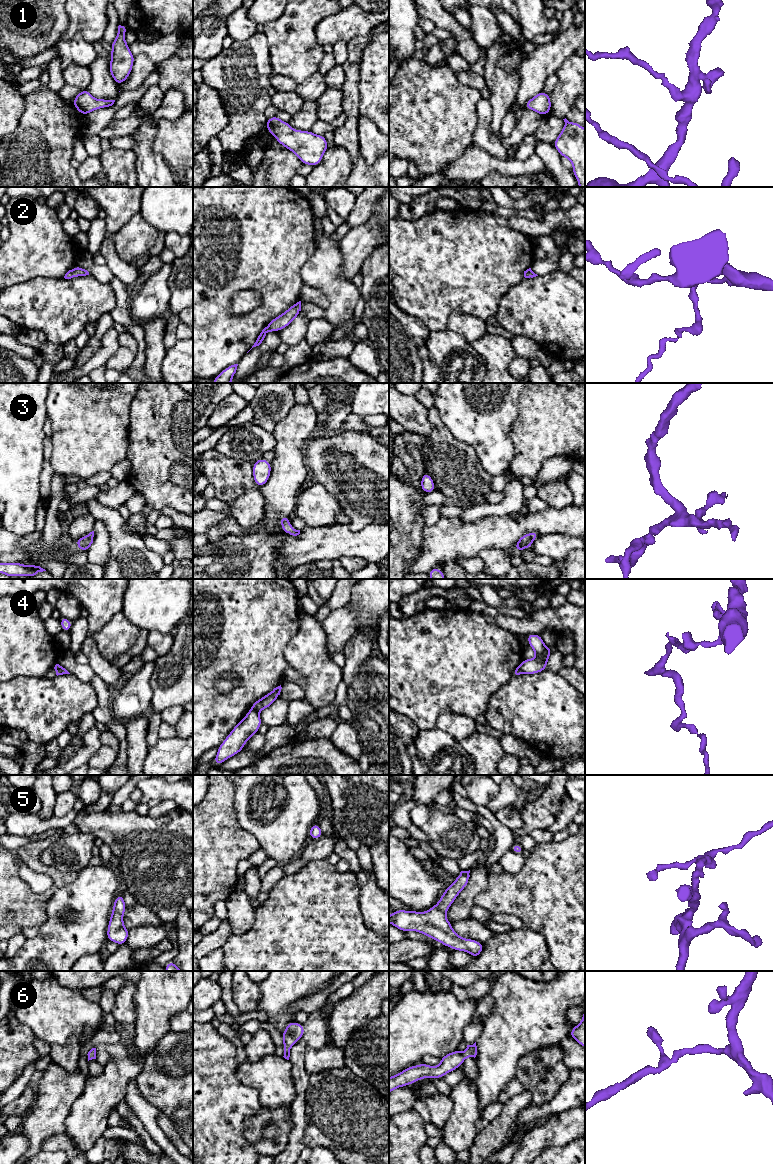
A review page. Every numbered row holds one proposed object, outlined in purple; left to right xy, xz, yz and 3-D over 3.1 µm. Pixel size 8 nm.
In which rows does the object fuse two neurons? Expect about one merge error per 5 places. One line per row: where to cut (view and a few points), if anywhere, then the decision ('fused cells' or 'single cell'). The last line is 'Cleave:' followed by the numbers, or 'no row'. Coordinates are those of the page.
1: cut none; single cell
2: cut none; single cell
3: cut none; single cell
4: cut xz (250, 709), (257, 712); fused cells
5: cut none; single cell
6: cut none; single cell
Cleave: 4

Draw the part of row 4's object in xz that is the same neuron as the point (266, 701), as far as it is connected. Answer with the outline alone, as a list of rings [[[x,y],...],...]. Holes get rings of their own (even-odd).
[[[281,685],[274,688],[271,692],[269,692],[267,695],[262,697],[261,699],[255,701],[253,705],[251,706],[250,710],[259,712],[263,709],[267,709],[269,706],[271,706],[274,701],[279,698],[280,692],[281,692]]]

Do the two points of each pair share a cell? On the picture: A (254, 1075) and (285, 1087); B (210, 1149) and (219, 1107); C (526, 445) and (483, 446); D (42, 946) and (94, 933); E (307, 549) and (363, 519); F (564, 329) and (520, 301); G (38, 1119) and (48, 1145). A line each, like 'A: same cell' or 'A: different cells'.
A: same cell
B: same cell
C: different cells
D: same cell
E: different cells
F: same cell
G: different cells

